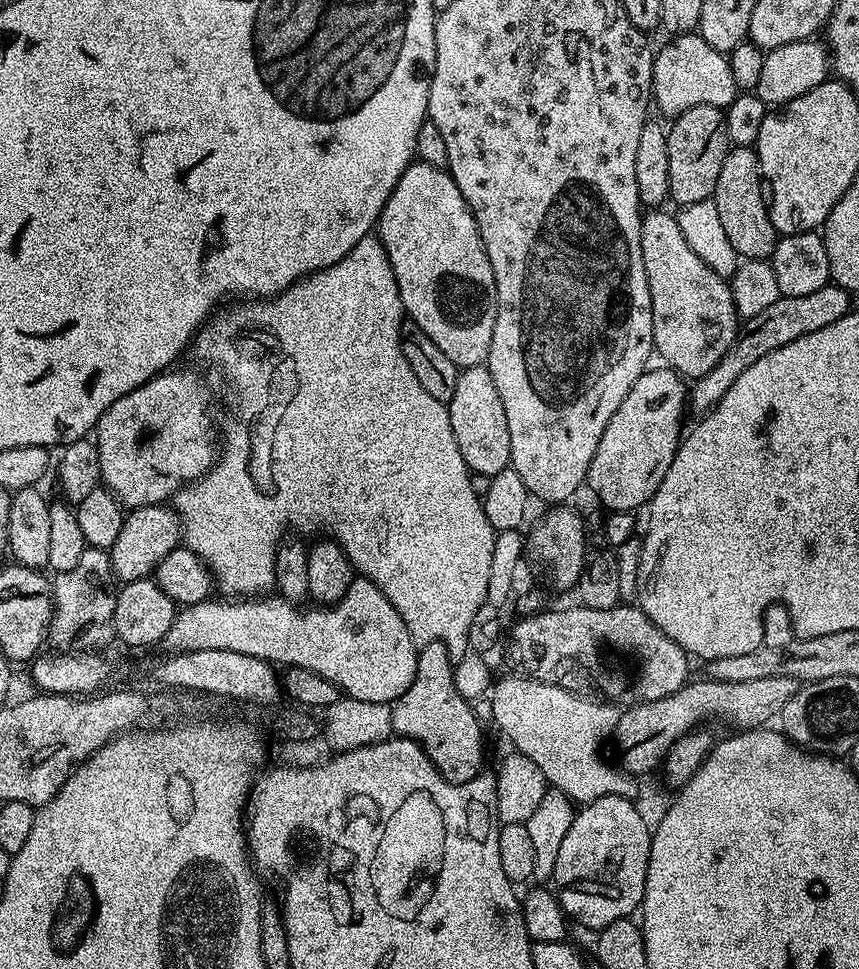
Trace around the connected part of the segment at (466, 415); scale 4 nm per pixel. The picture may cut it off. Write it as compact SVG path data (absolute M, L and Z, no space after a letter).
M484 364L463 369L458 378L458 386L454 386L454 398L448 403L450 414L450 430L454 430L454 442L458 442L458 450L462 450L462 458L468 471L477 476L493 476L511 465L510 458L510 426L506 422L506 410L502 406L502 397L498 394L498 386L494 386L494 378Z

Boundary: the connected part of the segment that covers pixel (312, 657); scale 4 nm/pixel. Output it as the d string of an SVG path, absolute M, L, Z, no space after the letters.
M363 578L353 579L346 594L336 604L327 606L300 607L279 594L264 594L259 598L209 598L181 607L170 630L166 630L162 641L165 653L180 653L198 650L228 650L238 654L252 655L268 661L273 666L288 664L292 668L314 670L334 686L345 697L361 699L364 702L378 702L391 705L399 696L410 690L410 682L416 677L416 653L418 645L412 640L402 614L390 606L390 598L374 586L374 582Z

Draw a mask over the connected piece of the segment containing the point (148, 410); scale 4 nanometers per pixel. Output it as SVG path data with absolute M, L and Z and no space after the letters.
M188 368L182 369L181 372L176 371L165 370L152 380L147 380L142 386L130 390L130 394L122 394L122 398L118 398L118 402L114 402L114 406L110 406L105 410L102 418L96 423L94 439L98 446L100 479L103 487L107 488L109 493L115 496L125 509L131 510L133 508L141 508L142 506L154 506L155 504L164 504L165 502L171 501L185 484L199 480L201 476L206 475L213 464L217 463L218 432L215 427L212 429L212 403L214 403L214 397L209 392L209 381L204 376L200 377L198 373L191 372Z

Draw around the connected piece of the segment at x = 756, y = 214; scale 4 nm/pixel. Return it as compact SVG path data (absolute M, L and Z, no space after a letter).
M752 146L729 147L726 158L722 162L722 170L718 170L718 182L712 191L712 198L717 204L719 221L729 238L730 246L733 247L737 257L745 261L767 261L774 254L774 246L778 239L778 233L774 222L768 213L769 201L766 199L766 181L760 175L760 163L756 157L756 149Z

